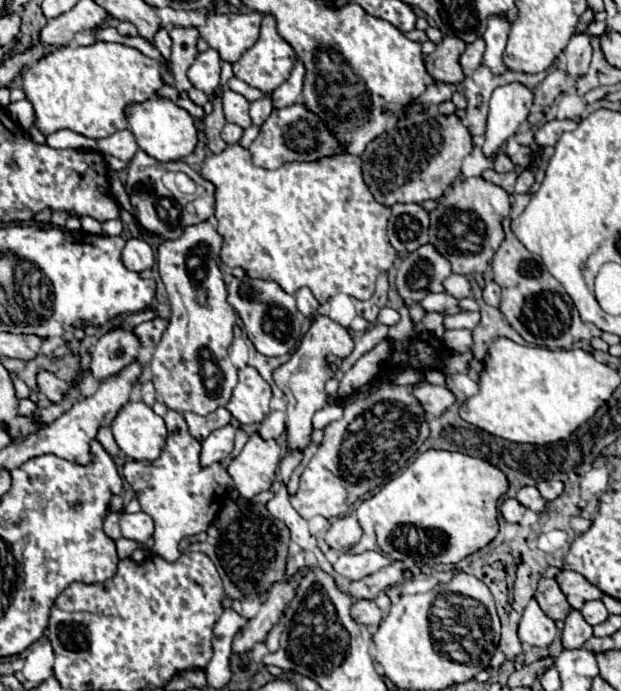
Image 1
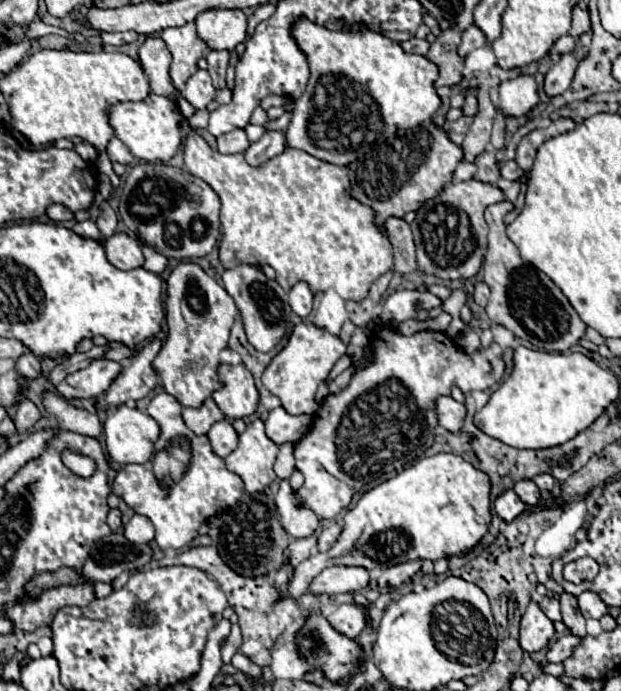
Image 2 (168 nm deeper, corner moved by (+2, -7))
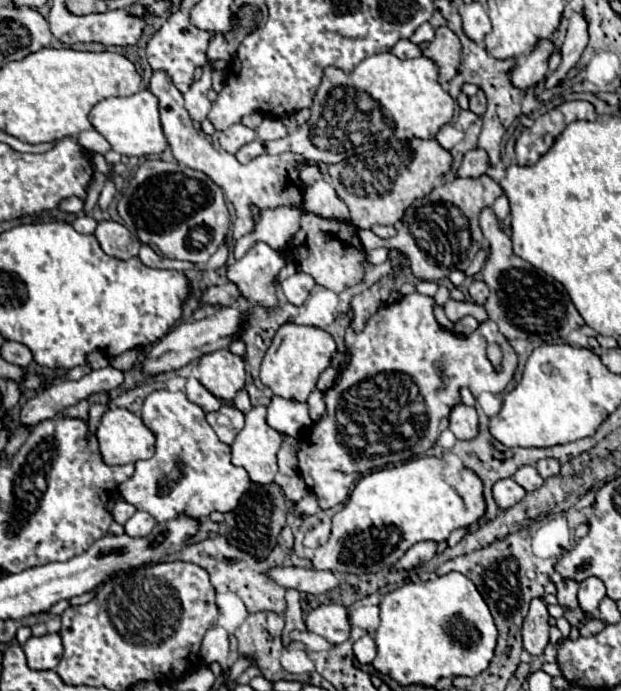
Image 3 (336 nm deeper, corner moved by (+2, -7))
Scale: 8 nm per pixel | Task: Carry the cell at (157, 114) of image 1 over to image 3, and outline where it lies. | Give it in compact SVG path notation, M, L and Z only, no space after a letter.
M142 89L130 97L110 97L94 105L90 111L90 123L98 133L102 133L114 151L126 157L146 157L146 155L162 155L168 149L168 141L162 133L160 113L158 113L158 99L148 91Z

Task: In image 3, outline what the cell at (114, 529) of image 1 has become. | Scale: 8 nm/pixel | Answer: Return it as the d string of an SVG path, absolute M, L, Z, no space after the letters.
M124 499L116 501L116 505L114 505L114 509L112 509L112 517L114 517L114 521L120 523L120 525L124 525L134 513L136 513L136 507L130 507L130 503L126 503Z

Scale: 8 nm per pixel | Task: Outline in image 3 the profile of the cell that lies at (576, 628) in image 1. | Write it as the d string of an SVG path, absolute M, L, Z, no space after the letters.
M554 579L556 583L556 597L558 597L558 605L564 609L576 609L578 607L578 599L576 599L576 591L578 591L578 583L574 581L564 581L564 579Z

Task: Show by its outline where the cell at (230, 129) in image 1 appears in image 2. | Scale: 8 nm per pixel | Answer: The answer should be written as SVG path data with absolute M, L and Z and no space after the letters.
M234 129L218 137L218 151L220 153L244 153L250 145L244 129Z

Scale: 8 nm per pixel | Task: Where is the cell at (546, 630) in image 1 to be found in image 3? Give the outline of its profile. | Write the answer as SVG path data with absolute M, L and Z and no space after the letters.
M532 599L530 603L530 611L524 617L524 625L522 625L522 639L524 639L524 649L530 655L542 655L546 643L548 643L548 609L546 603L542 599Z

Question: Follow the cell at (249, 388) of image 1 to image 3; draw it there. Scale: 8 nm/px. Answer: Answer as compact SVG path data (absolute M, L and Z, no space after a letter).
M228 349L202 355L198 363L198 375L198 381L224 403L234 401L246 383L244 361L238 355L232 355Z

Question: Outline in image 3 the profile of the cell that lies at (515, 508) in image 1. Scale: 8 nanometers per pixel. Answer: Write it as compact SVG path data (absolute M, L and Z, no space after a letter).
M502 479L494 485L494 501L502 511L516 505L524 495L526 491L514 479Z

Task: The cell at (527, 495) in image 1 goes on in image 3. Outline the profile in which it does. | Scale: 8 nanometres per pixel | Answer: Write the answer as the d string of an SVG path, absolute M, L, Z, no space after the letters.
M524 465L524 467L520 467L520 469L516 471L514 481L516 481L520 487L524 487L528 493L532 493L532 491L540 489L540 487L542 487L542 483L544 483L544 479L538 475L536 467L526 467L526 465Z

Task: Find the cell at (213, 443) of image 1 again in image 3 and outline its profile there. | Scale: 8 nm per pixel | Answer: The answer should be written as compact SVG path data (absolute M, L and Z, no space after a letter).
M222 405L218 411L206 415L208 425L214 429L218 439L226 445L232 445L236 435L244 427L244 415L234 405Z

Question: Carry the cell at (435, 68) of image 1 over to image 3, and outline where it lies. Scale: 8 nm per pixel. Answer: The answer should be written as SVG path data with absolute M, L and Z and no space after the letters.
M438 27L434 41L422 53L438 65L440 83L448 83L458 73L458 65L462 61L462 45L448 27Z

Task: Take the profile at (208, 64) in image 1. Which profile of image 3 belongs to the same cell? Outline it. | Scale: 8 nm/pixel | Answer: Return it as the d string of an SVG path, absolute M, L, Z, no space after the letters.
M206 64L203 68L204 73L202 73L202 77L196 79L196 81L190 85L190 89L184 93L186 109L188 109L188 113L190 113L190 117L192 117L194 121L202 121L202 119L208 115L210 107L212 107L212 103L208 101L208 91L212 89L210 73L213 72L213 68L209 64Z

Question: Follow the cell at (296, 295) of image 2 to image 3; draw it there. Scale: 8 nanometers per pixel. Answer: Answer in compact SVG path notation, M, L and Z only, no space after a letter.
M296 273L296 275L288 277L280 287L282 287L286 299L288 299L292 305L300 307L300 305L306 301L306 297L310 295L310 289L312 289L314 285L316 285L316 283L314 283L314 279L312 279L310 275L306 275L306 273Z

